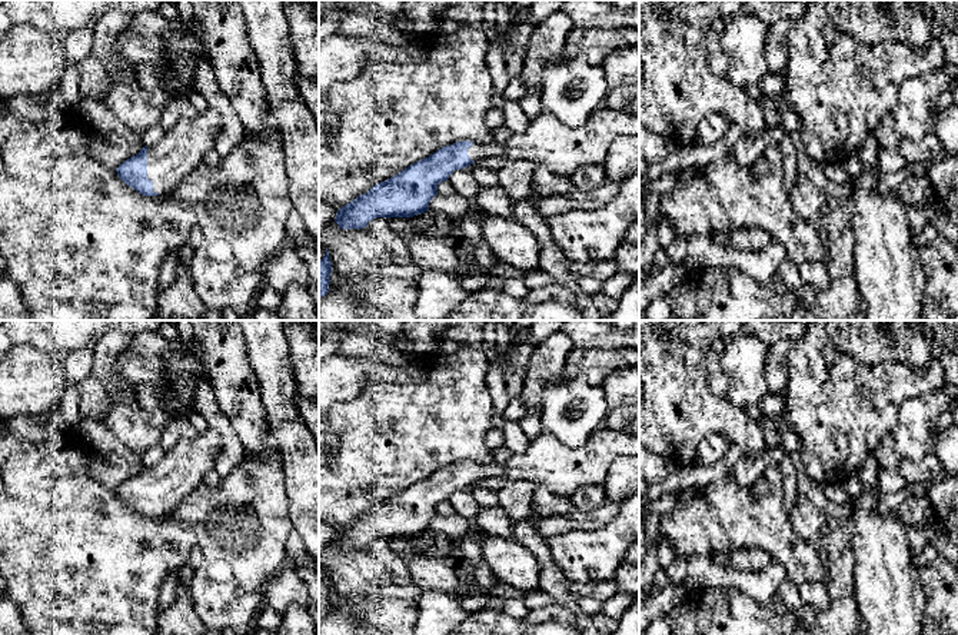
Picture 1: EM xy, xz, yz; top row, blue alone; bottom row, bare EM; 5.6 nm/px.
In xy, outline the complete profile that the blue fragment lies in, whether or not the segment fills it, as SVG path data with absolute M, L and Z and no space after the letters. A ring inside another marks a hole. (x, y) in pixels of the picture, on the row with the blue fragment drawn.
M207 109L194 119L179 120L176 127L152 144L144 146L136 156L123 162L117 169L119 177L143 196L159 196L173 190L186 174L203 162L206 152L214 147L219 133L217 114Z

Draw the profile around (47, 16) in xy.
M1 0L0 41L16 26L31 26L64 37L92 24L104 11L109 0Z

